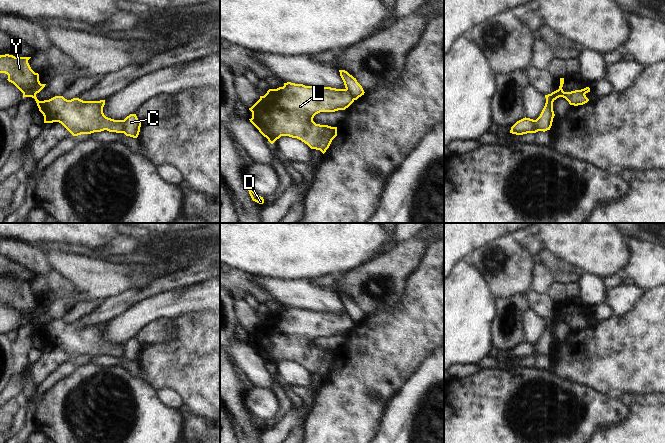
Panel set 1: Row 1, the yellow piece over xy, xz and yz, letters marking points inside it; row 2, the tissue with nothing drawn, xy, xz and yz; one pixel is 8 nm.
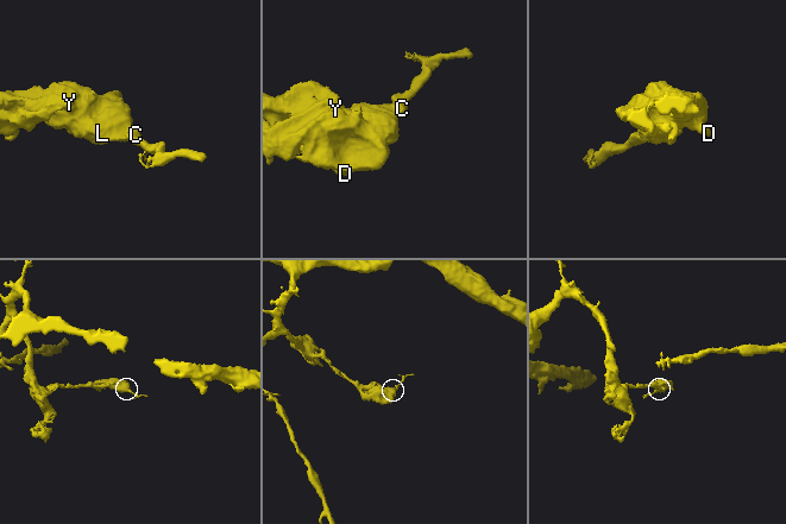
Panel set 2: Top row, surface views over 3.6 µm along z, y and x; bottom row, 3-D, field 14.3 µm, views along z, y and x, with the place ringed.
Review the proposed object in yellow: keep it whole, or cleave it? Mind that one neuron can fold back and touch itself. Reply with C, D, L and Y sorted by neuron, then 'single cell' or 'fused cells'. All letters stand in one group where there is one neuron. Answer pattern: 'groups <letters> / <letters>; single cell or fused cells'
groups C / D L Y; fused cells

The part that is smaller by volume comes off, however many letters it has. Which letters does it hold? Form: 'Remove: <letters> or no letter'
Remove: C

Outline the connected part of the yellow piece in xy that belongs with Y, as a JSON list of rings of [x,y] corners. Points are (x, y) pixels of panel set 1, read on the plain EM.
[[[0,279],[0,297],[8,299],[7,304],[23,317],[23,322],[35,323],[39,335],[44,340],[44,347],[59,346],[73,360],[104,354],[123,357],[123,344],[114,344],[104,339],[105,324],[83,325],[79,322],[67,324],[63,320],[55,320],[49,324],[39,325],[36,318],[46,308],[41,308],[39,298],[31,293],[28,287],[30,282]]]

